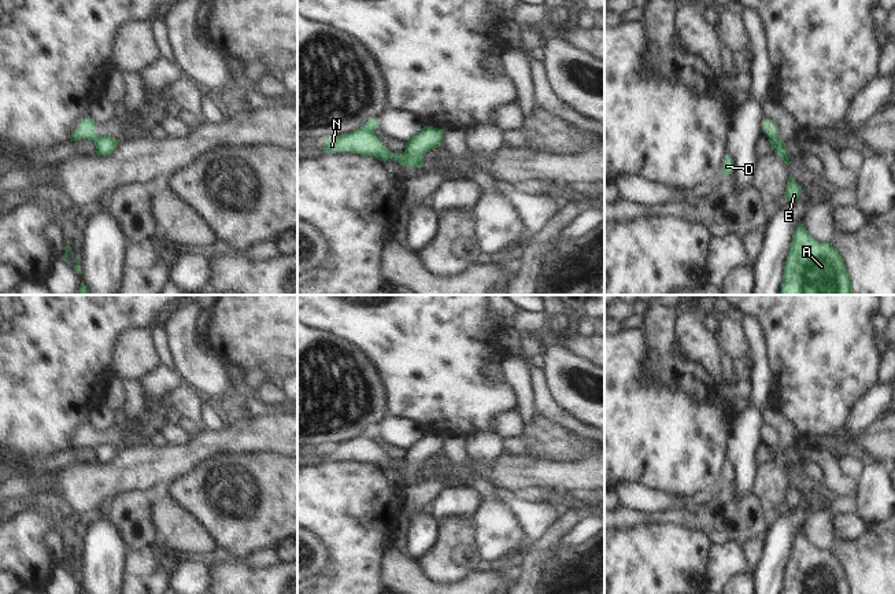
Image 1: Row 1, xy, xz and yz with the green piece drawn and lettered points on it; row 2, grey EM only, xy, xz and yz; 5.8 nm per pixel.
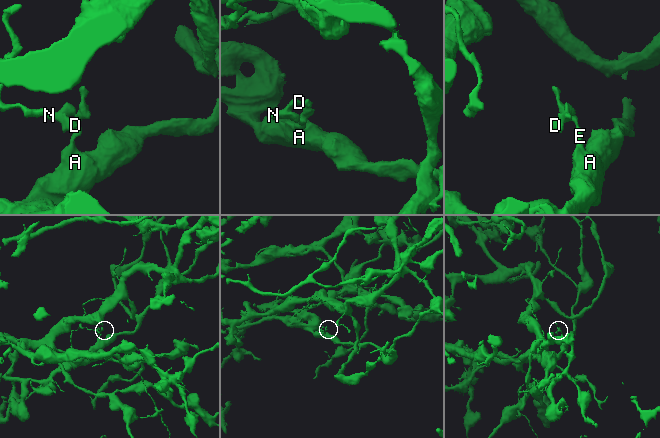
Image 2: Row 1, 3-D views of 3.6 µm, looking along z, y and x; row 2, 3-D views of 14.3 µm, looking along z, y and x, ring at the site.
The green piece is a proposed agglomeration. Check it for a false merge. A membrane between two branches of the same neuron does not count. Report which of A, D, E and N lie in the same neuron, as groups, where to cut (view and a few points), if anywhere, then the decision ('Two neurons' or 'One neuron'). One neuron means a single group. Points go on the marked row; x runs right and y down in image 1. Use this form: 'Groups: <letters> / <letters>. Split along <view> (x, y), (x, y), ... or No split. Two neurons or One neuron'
Groups: A E / D N. Split along xz (403, 154), (398, 162). Two neurons.

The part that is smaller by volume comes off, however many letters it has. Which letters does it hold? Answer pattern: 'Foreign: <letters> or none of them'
Foreign: D, N

